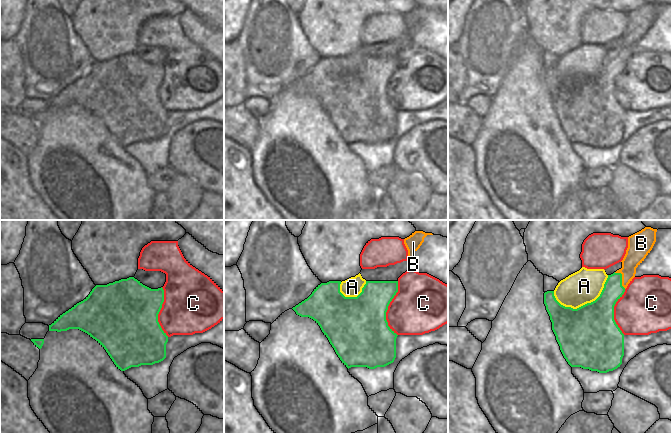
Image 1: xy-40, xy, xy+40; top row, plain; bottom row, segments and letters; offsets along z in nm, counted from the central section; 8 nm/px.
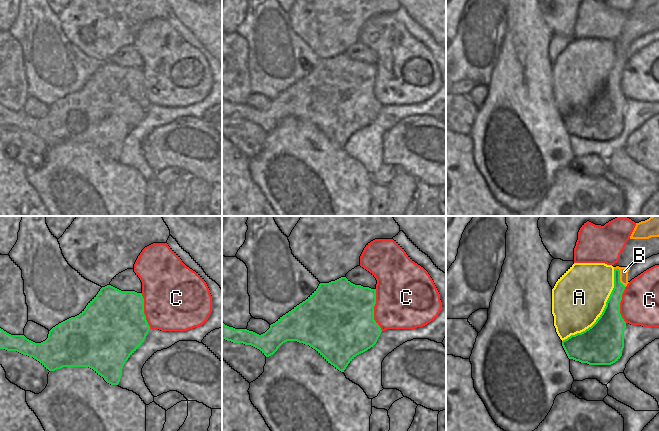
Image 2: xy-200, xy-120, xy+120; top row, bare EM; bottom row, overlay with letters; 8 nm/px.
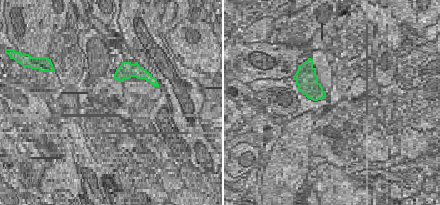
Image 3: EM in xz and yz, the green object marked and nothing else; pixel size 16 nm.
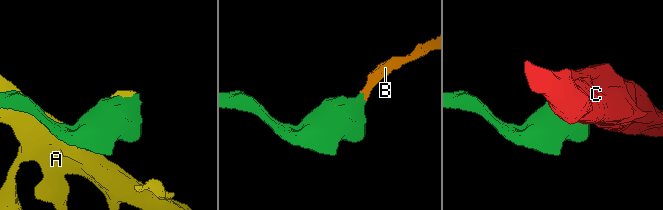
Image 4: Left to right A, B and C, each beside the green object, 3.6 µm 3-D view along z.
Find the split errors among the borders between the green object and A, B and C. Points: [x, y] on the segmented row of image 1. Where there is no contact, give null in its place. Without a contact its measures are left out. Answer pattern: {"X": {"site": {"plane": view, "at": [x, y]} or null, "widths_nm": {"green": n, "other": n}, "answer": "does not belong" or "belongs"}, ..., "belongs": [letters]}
{"A": {"site": {"plane": "xy+40", "at": [585, 304]}, "widths_nm": {"green": 480, "other": 280}, "answer": "does not belong"}, "B": {"site": {"plane": "xy+40", "at": [621, 278]}, "widths_nm": {"green": 160, "other": 160}, "answer": "does not belong"}, "C": {"site": {"plane": "xy", "at": [387, 308]}, "widths_nm": {"green": 420, "other": 420}, "answer": "does not belong"}, "belongs": []}

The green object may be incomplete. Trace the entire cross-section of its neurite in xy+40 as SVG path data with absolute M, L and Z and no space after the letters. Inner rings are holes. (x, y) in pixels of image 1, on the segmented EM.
M622 274L608 275L600 296L577 309L561 305L554 291L544 293L544 304L560 350L571 367L607 373L620 367L624 334L614 320L614 306L622 297Z

